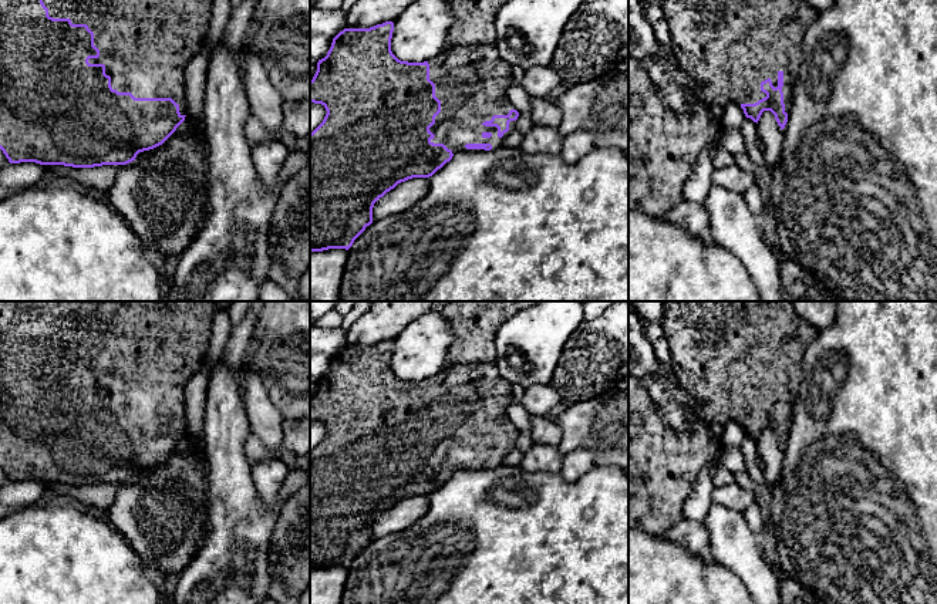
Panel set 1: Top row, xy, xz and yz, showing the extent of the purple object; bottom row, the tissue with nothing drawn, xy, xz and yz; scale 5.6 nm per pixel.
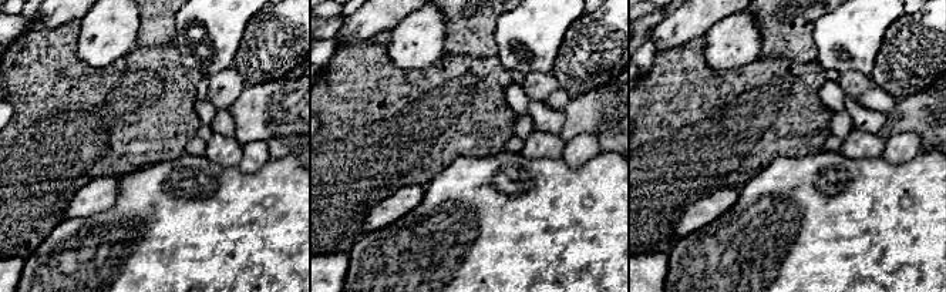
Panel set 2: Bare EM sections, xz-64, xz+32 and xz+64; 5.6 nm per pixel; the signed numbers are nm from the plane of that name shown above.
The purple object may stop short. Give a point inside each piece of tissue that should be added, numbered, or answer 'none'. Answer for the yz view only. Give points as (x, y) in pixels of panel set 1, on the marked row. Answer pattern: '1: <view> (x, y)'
1: yz (730, 47)

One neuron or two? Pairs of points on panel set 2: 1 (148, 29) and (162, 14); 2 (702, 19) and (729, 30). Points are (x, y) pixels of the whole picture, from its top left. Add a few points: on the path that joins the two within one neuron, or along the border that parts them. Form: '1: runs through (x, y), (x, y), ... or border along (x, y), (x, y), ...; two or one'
1: runs through (151, 26), (160, 17); one
2: border along (731, 14), (714, 23), (703, 34); two

